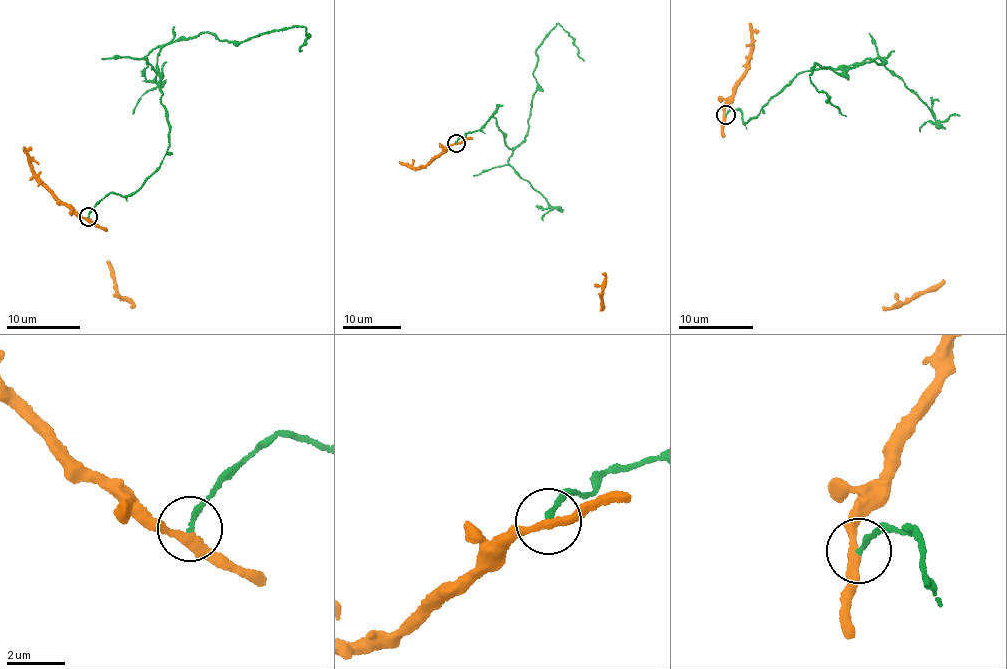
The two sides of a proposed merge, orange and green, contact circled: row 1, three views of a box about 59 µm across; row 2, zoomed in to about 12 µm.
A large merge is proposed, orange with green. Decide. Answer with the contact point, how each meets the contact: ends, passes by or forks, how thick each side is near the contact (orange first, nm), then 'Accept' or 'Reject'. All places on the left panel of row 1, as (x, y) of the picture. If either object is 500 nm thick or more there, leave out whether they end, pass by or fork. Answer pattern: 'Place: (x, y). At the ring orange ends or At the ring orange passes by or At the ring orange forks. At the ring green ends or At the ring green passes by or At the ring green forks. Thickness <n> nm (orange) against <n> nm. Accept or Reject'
Place: (88, 217). At the ring orange passes by. At the ring green ends. Thickness 280 nm (orange) against 170 nm. Reject

